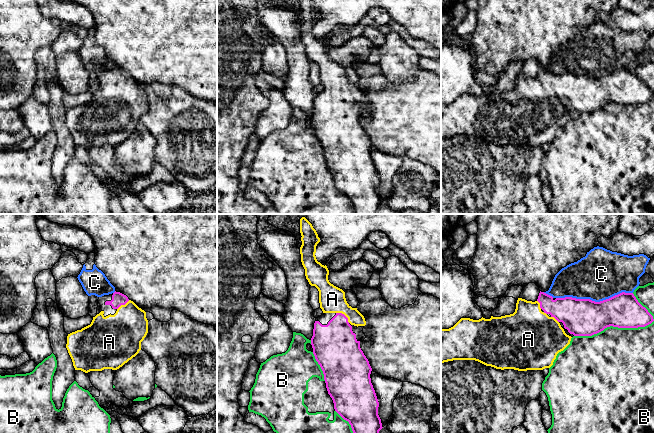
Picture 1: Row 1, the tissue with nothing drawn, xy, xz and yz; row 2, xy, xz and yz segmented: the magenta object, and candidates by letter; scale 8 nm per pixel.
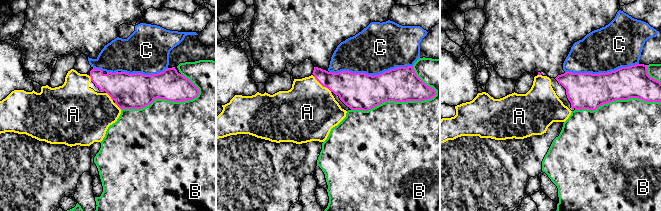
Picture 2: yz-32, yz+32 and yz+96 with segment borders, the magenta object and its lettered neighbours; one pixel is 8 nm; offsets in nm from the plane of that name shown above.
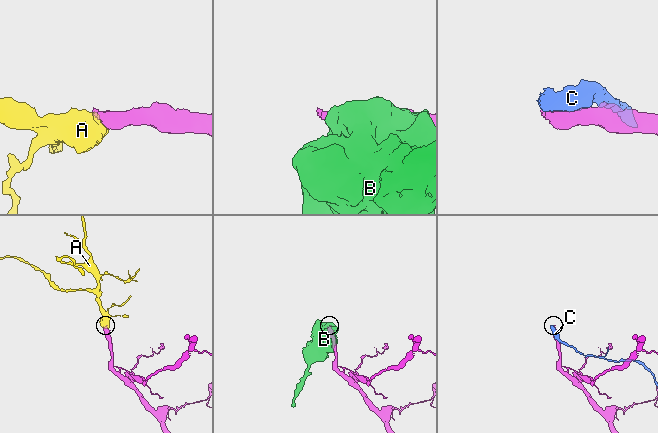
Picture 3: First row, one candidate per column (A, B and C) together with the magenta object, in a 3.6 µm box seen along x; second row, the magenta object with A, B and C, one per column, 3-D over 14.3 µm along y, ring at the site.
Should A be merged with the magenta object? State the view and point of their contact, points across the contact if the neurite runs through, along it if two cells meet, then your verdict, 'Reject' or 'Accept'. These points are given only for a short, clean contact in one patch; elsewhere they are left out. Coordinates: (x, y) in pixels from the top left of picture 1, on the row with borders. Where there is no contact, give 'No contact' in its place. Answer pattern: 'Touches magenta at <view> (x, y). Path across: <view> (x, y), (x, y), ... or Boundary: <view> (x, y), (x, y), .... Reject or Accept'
Touches magenta at xz (344, 315). Path across: xz (335, 344), (338, 326), (344, 315), (343, 310), (332, 299). Accept

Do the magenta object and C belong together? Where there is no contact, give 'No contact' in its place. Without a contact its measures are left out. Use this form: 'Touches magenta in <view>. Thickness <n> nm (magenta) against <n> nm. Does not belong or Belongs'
Touches magenta in yz. Thickness 300 nm (magenta) against 400 nm. Does not belong

